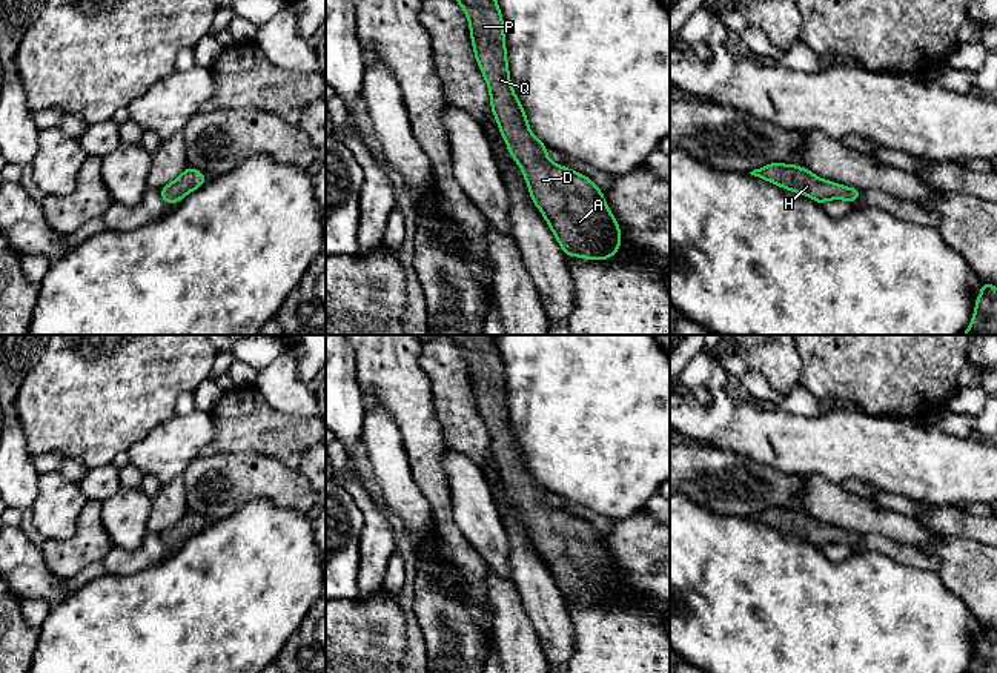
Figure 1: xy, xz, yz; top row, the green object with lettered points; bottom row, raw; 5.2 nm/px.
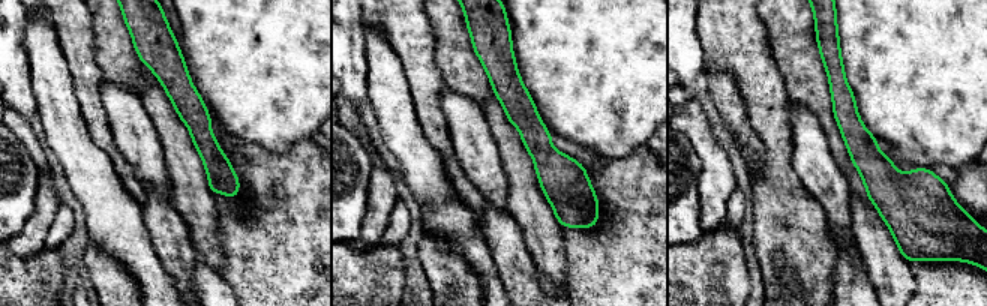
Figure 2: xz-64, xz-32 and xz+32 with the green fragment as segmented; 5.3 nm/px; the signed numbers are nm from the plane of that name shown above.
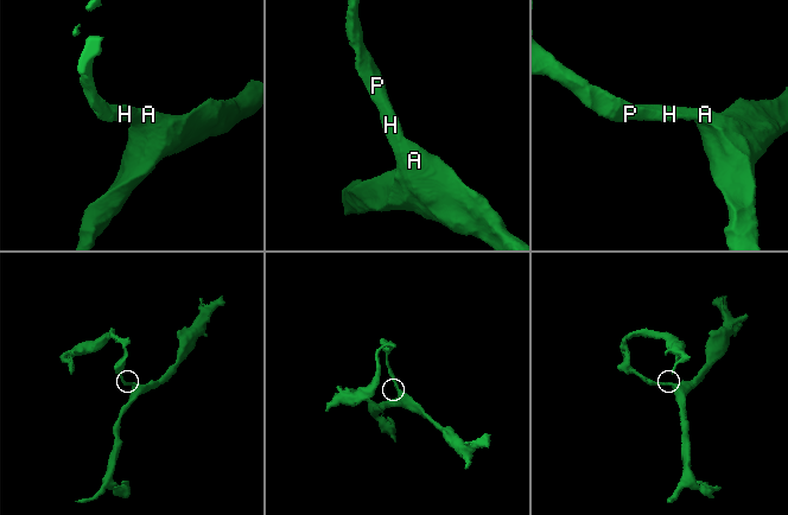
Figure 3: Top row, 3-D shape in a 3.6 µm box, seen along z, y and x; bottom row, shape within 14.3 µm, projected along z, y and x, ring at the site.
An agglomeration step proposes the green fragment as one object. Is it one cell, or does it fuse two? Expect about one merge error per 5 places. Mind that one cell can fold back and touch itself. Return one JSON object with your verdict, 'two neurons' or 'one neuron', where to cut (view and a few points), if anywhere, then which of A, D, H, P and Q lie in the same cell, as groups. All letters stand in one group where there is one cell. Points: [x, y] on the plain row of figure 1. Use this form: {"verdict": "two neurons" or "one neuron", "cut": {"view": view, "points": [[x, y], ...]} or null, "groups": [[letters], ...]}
{"verdict": "one neuron", "cut": null, "groups": [["A", "D", "H", "P", "Q"]]}

